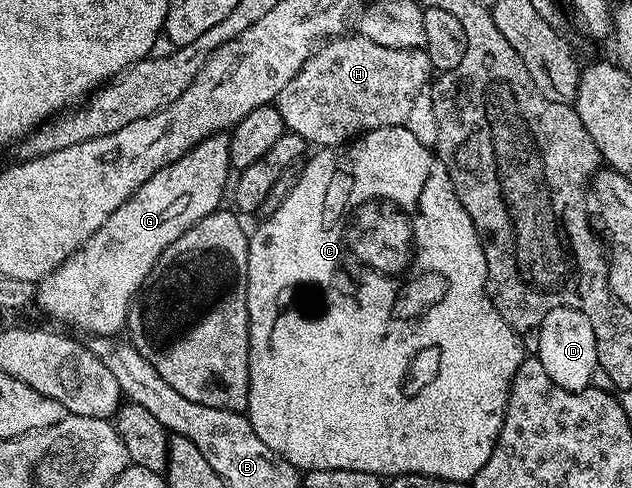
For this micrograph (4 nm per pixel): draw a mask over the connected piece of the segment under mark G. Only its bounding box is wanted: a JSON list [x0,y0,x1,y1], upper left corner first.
[38,134,232,336]

